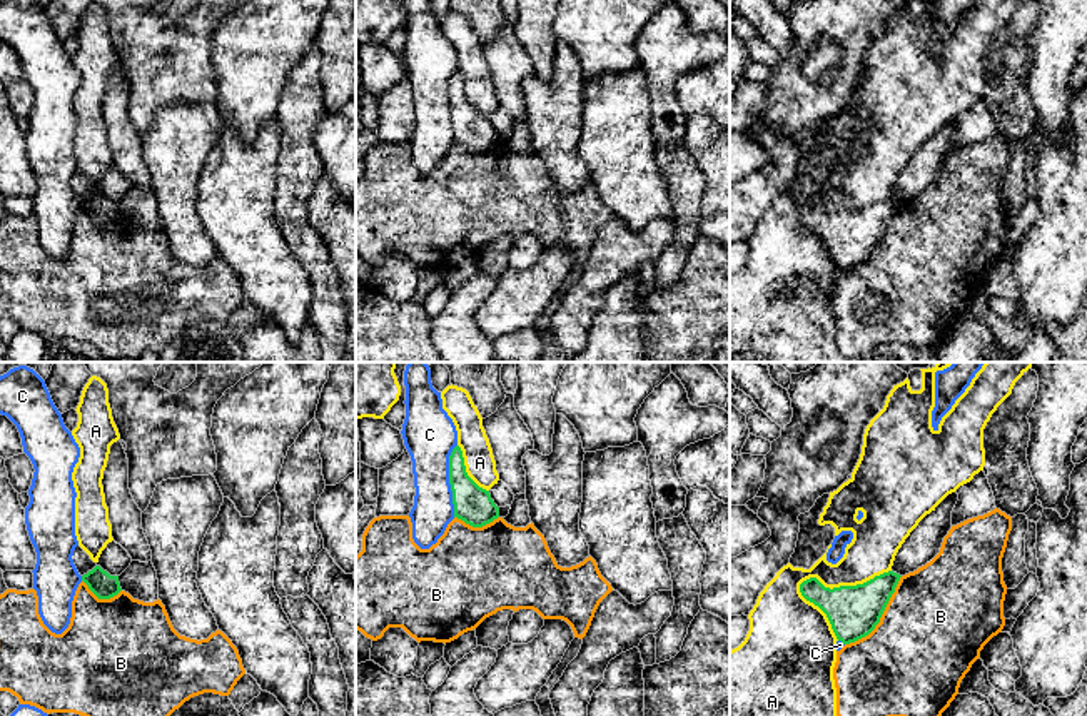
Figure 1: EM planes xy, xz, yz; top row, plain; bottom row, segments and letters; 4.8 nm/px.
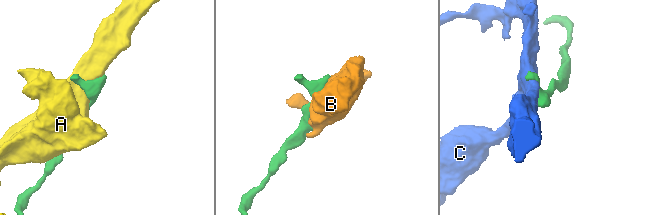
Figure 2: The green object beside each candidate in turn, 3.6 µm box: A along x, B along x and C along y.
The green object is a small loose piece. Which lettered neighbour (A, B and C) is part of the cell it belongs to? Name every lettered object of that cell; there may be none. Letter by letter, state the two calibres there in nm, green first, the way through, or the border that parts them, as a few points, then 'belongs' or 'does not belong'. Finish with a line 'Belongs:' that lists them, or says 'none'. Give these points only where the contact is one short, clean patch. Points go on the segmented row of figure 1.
A: calibres 260 and 220 nm; does not belong
B: calibres 260 and 500 nm; belongs
C: calibres 190 and 260 nm; does not belong
Belongs: B

